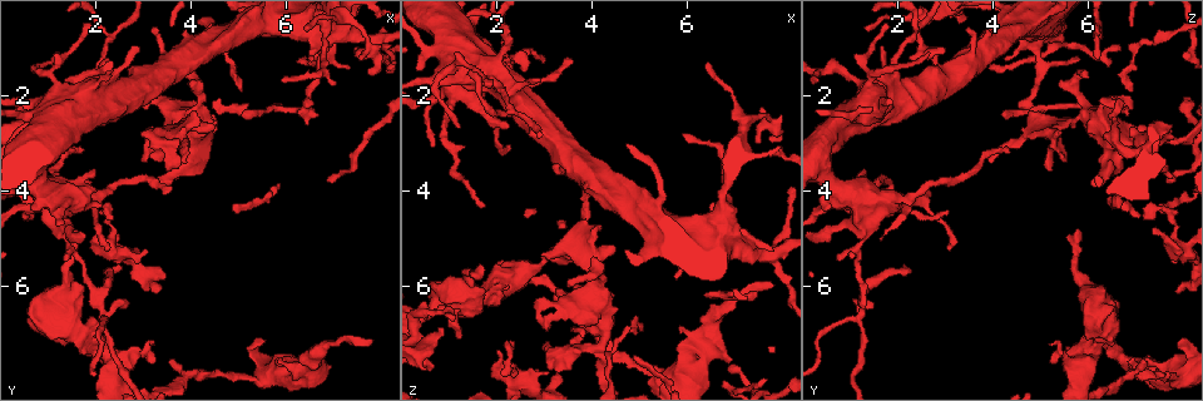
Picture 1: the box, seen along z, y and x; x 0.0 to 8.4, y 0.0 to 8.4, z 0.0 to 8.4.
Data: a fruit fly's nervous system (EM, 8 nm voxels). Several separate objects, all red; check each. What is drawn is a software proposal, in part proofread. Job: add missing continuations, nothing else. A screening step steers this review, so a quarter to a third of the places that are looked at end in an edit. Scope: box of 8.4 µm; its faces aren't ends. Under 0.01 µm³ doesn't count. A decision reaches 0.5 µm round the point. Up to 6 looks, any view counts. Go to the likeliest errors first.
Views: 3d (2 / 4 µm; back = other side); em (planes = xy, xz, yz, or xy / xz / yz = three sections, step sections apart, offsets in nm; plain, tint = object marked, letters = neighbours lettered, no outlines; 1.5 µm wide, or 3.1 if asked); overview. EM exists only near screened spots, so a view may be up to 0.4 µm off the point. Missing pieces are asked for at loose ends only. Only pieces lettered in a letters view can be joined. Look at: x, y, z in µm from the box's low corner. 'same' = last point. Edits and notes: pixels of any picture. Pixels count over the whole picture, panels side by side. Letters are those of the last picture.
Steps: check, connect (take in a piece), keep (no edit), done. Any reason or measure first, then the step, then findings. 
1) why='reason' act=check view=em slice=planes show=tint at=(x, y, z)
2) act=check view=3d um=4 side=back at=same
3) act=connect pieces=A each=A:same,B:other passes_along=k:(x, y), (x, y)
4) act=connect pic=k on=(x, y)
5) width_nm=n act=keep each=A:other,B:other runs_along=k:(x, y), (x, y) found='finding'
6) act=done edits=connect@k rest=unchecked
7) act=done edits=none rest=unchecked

why='long arm stops here' act=check view=em slice=xy step=4 show=tint at=(5.05, 1.85, 6.95)

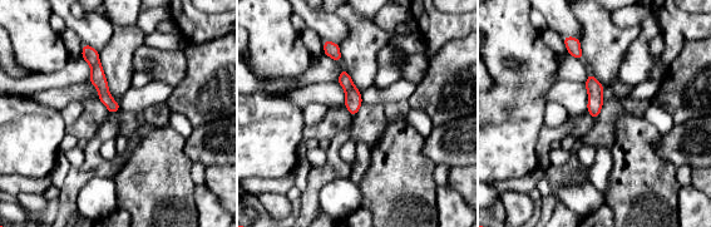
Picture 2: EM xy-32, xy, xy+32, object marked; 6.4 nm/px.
why='another direction' act=check view=em slice=planes show=tint at=same

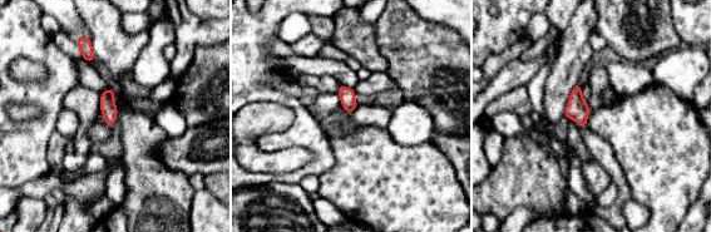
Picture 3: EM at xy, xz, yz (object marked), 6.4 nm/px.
act=check view=em slice=planes show=letters at=same

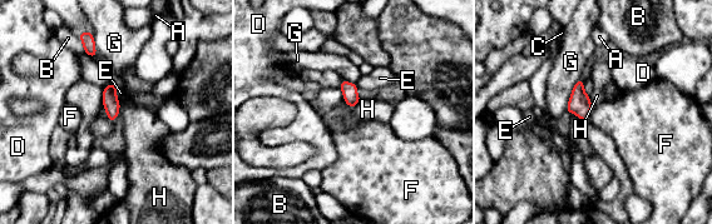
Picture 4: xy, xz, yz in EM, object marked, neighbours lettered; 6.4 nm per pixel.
width_nm=100 longest_contact=G:240nm act=keep each=A:other,B:other,C:other,D:other,E:other,F:other,G:other,H:other found='no lettered piece goes on from it'

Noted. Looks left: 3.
act=check view=em slice=planes show=letters at=(7.75, 7.15, 5.90)

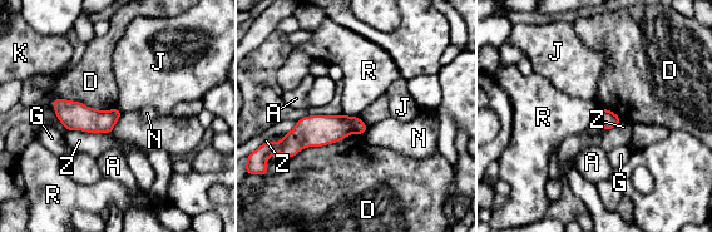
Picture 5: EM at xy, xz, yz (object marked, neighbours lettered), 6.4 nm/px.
act=keep each=A:other,D:other,G:other,J:other,K:other,N:other,R:other,Z:other border=5:(342, 113), (357, 118) found='no lettered piece goes on from it'

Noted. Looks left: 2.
why='free end' act=check view=em slice=planes show=letters at=(3.30, 7.15, 5.35)

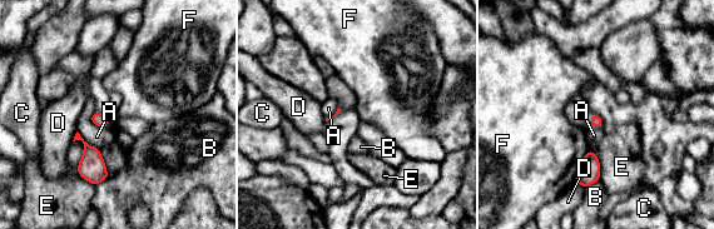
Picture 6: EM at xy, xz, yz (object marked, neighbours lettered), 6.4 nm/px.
act=keep each=A:other,B:other,C:other,D:other,E:other,F:other border=6:(94, 111), (90, 120), (107, 128) found='none of them fits'

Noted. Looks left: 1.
act=done edits=none rest=unchecked

